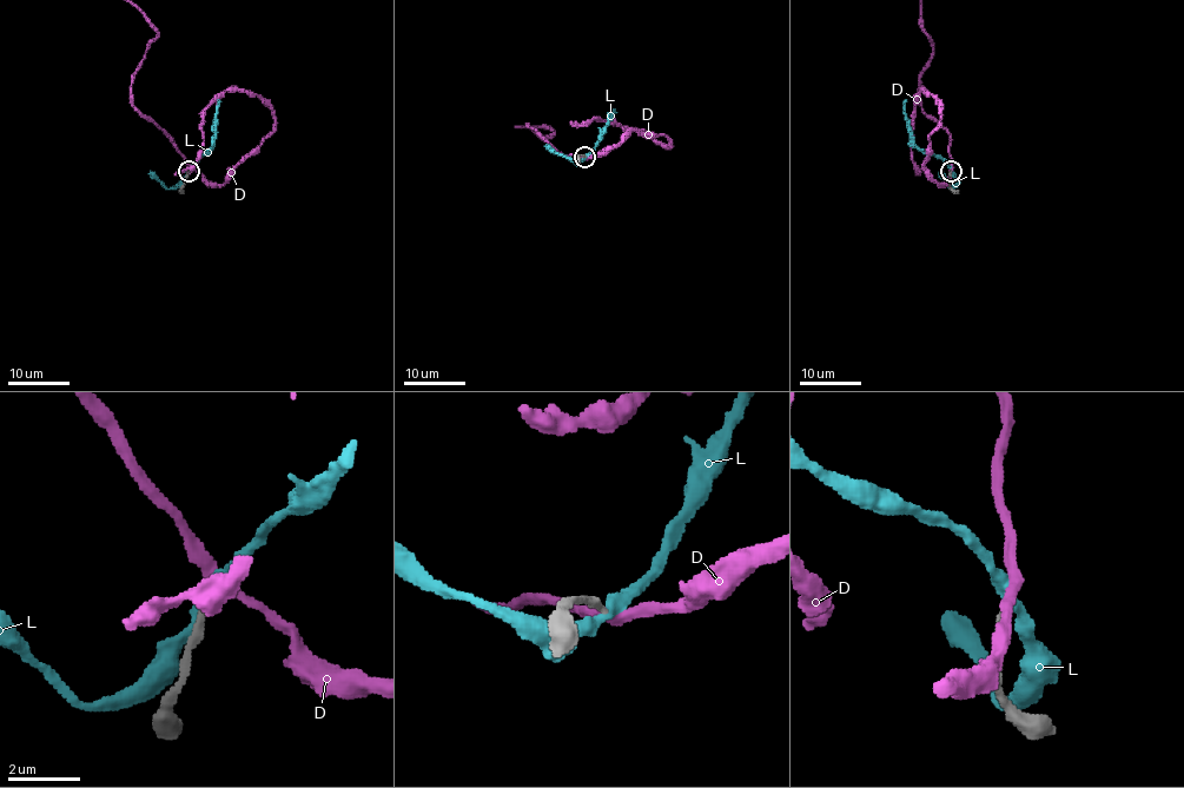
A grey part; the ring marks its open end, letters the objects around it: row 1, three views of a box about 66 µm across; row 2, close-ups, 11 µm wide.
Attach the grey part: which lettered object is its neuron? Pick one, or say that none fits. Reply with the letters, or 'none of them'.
D

